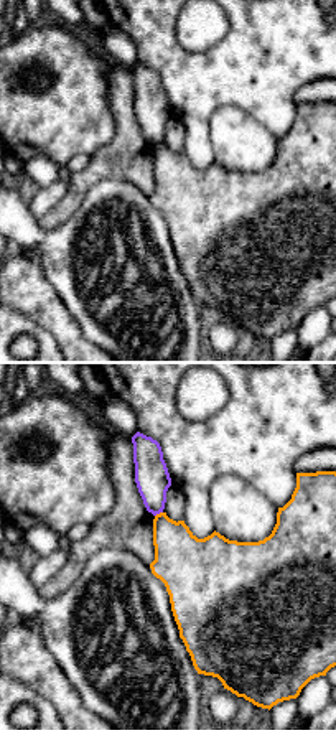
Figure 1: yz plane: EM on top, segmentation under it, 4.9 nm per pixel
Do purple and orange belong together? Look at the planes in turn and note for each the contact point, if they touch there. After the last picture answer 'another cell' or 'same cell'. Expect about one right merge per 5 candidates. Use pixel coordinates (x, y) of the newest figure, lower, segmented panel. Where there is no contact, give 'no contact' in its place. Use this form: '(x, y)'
(158, 513)

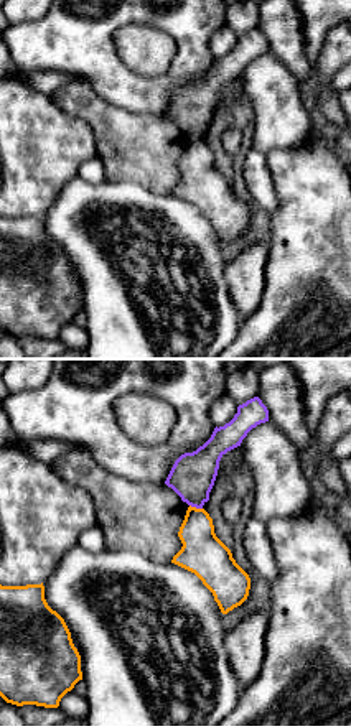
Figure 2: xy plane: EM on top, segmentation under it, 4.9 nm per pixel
(196, 507)

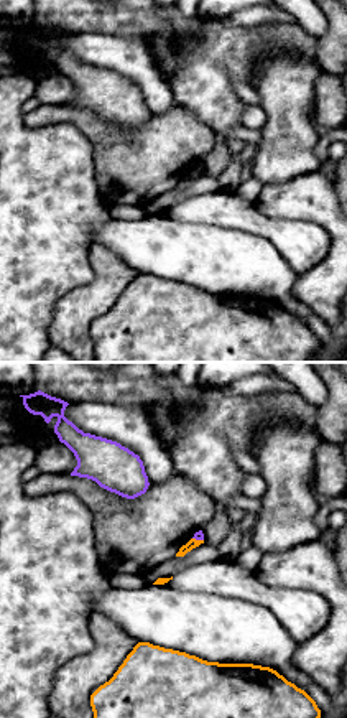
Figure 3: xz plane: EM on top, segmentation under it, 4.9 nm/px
(198, 539)

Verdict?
another cell

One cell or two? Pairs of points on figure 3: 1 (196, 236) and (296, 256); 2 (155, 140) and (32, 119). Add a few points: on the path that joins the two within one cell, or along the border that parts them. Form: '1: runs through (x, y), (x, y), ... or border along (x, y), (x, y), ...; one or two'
1: border along (244, 231), (263, 237), (296, 275); two
2: runs through (124, 140), (109, 140), (83, 119), (63, 116); one

